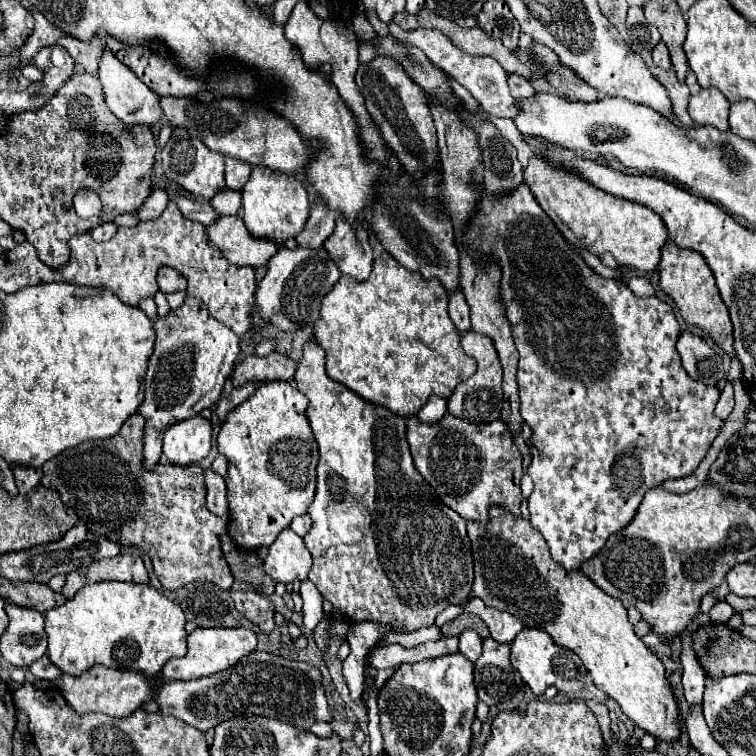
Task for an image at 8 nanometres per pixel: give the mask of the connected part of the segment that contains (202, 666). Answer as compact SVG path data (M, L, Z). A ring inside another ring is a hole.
M244 627L238 629L196 629L188 635L188 655L180 659L170 659L162 667L164 679L180 679L180 681L192 681L200 677L208 677L220 671L226 671L228 667L236 665L242 657L250 655L256 649L256 633L248 631Z

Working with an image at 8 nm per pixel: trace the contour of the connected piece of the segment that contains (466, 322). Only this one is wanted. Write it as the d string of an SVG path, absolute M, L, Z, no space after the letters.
M458 291L456 295L450 295L450 319L454 321L458 333L466 333L470 331L470 311L468 311L468 303L462 295L462 291Z

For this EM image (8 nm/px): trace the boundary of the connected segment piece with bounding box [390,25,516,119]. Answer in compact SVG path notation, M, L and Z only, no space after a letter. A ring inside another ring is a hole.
M390 25L390 33L394 37L400 37L400 41L408 41L410 45L422 49L426 53L426 57L440 69L444 69L450 77L454 77L462 87L466 87L472 97L480 103L480 107L484 111L488 111L494 117L516 117L516 99L512 99L510 89L506 85L506 71L500 67L500 63L496 63L492 57L474 57L474 55L466 55L462 53L458 47L454 47L446 35L442 35L440 31L430 31L430 29L418 29L418 31L402 31L396 25Z

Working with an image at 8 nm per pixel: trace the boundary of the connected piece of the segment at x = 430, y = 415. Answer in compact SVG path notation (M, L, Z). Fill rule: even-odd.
M432 395L428 399L428 403L418 411L418 419L424 421L424 423L436 423L438 419L442 419L446 413L446 399L438 397L438 395Z

